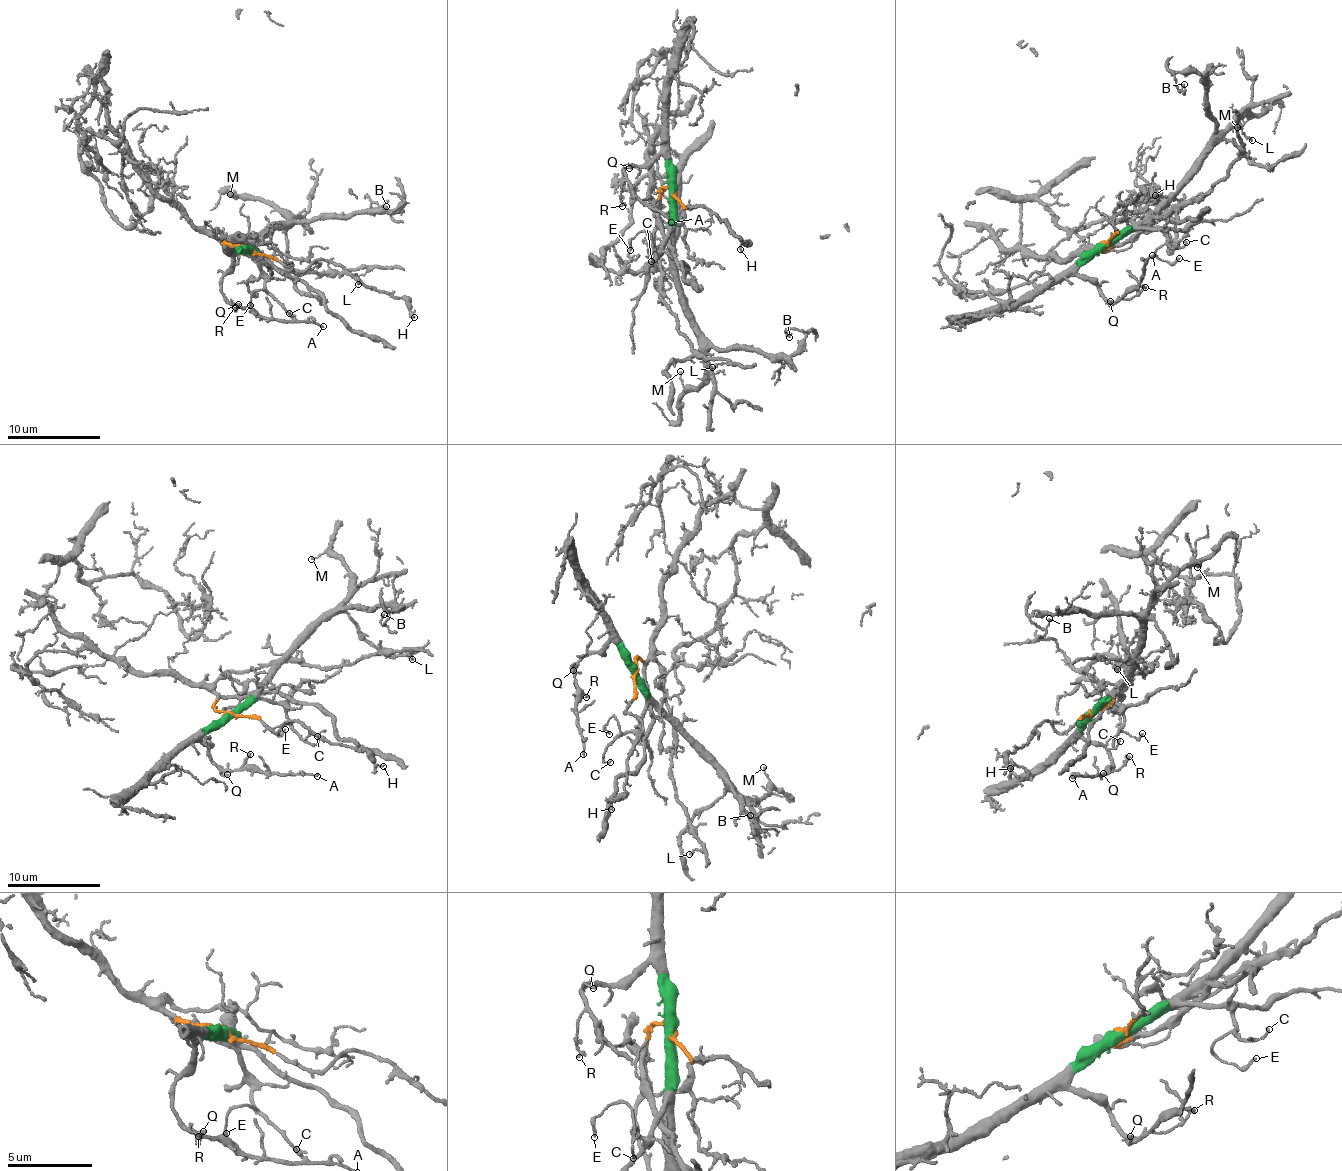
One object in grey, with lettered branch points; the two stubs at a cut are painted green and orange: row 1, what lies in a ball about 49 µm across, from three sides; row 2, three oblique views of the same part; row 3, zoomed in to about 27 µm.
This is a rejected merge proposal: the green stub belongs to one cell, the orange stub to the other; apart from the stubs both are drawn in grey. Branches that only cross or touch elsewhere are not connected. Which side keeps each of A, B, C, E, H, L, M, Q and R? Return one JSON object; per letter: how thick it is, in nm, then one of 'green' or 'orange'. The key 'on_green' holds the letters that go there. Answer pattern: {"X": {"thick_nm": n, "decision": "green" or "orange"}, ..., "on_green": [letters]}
{"A": {"thick_nm": 160, "decision": "green"}, "B": {"thick_nm": 150, "decision": "green"}, "C": {"thick_nm": 130, "decision": "green"}, "E": {"thick_nm": 150, "decision": "green"}, "H": {"thick_nm": 70, "decision": "orange"}, "L": {"thick_nm": 140, "decision": "orange"}, "M": {"thick_nm": 120, "decision": "green"}, "Q": {"thick_nm": 140, "decision": "green"}, "R": {"thick_nm": 180, "decision": "green"}, "on_green": ["A", "B", "C", "E", "M", "Q", "R"]}

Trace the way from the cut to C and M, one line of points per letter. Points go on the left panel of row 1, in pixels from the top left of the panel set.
C: (248, 249), (261, 266), (267, 293), (292, 316), (290, 312)
M: (248, 249), (252, 252), (257, 248), (253, 244), (256, 240), (288, 220), (256, 198), (248, 200), (231, 195)

